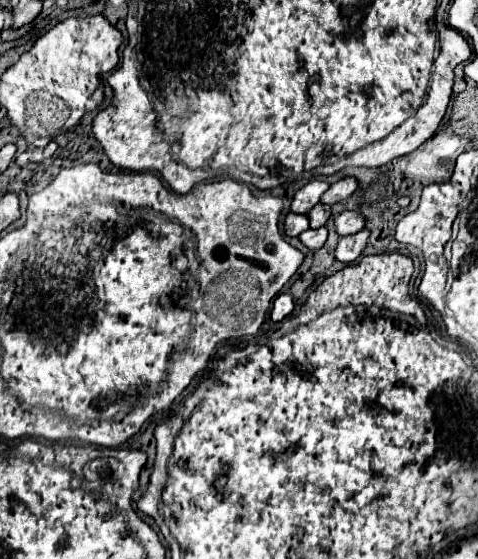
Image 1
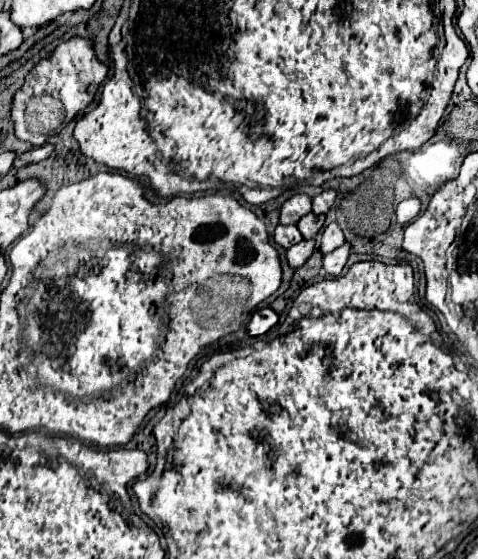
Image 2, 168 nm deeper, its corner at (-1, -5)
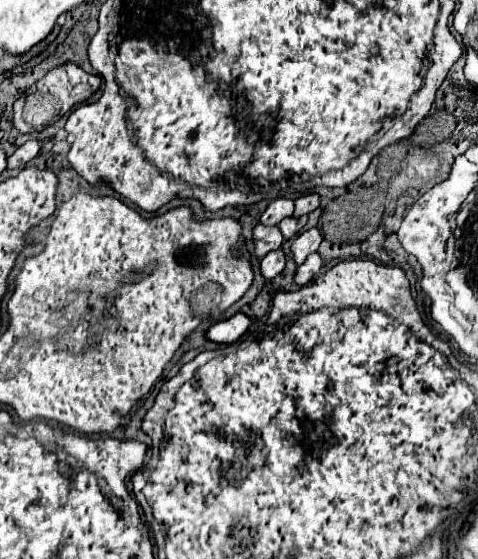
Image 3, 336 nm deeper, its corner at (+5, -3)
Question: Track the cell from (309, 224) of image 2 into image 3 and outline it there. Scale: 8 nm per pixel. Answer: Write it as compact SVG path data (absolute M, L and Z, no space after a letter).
M286 218L286 220L282 220L280 224L278 224L278 228L280 228L280 232L282 232L282 236L286 238L286 240L290 240L300 228L304 226L304 220L300 220L300 218Z

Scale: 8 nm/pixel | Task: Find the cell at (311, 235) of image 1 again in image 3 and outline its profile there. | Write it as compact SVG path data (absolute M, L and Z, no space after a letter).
M274 250L260 260L260 272L266 280L272 280L284 270L284 264L286 264L286 254L282 250Z

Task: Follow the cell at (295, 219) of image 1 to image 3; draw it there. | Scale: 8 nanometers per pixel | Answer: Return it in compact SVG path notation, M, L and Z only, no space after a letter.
M256 224L252 228L252 242L254 242L254 256L264 258L268 252L278 250L284 242L278 226L262 226Z

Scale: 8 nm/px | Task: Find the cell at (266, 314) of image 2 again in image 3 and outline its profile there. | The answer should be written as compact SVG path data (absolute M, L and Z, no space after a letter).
M238 312L232 318L226 318L226 320L220 320L220 322L212 324L206 330L206 340L214 342L214 344L232 344L248 330L250 322L252 320L246 314Z

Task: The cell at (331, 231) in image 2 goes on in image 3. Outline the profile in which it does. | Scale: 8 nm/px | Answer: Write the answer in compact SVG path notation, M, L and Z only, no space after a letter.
M310 228L310 230L302 232L302 234L298 234L294 238L294 242L290 244L290 252L292 252L294 262L302 264L308 254L312 254L312 252L318 250L320 242L322 242L322 234L320 234L318 228Z

